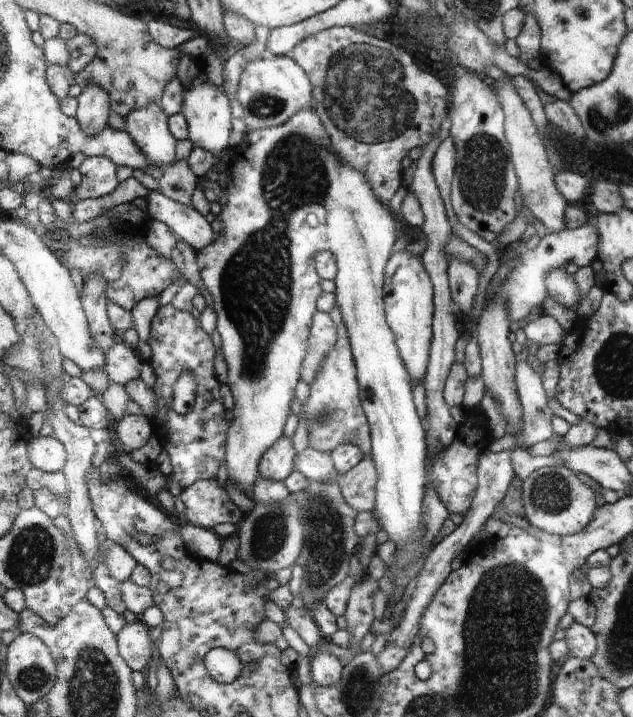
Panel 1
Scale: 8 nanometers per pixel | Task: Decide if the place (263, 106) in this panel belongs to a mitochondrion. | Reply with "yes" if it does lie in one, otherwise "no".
yes

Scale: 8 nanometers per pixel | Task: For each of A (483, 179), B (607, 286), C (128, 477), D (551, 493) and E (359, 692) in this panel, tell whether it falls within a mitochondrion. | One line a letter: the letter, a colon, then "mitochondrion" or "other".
A: mitochondrion
B: other
C: other
D: mitochondrion
E: mitochondrion

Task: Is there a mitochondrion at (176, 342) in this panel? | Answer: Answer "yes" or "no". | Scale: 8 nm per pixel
no

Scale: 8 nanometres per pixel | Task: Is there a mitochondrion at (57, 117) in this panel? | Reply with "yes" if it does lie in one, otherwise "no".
no

